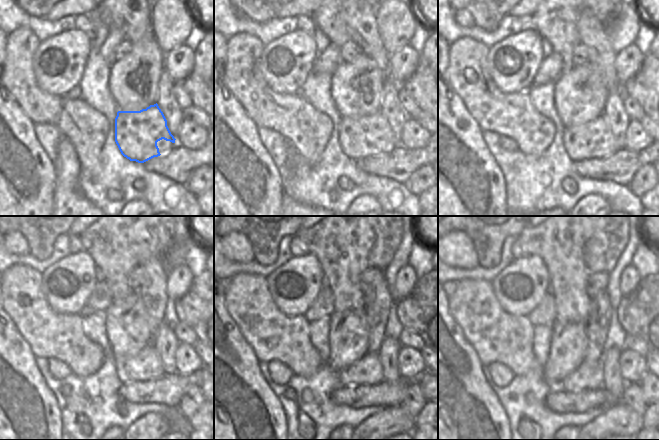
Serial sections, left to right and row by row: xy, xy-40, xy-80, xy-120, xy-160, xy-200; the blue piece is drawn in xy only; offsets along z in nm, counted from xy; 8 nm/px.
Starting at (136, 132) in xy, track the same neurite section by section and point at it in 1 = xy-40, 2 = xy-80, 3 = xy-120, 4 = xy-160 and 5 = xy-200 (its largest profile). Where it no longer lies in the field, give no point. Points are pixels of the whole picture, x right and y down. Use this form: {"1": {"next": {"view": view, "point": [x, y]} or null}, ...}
{"1": {"next": {"view": "xy-40", "point": [359, 137]}}, "2": {"next": {"view": "xy-80", "point": [577, 140]}}, "3": {"next": {"view": "xy-120", "point": [129, 368]}}, "4": {"next": {"view": "xy-160", "point": [356, 374]}}, "5": {"next": {"view": "xy-200", "point": [583, 376]}}}

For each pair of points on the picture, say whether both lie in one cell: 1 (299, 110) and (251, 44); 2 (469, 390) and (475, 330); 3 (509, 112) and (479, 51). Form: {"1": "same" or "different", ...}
{"1": "same", "2": "different", "3": "same"}

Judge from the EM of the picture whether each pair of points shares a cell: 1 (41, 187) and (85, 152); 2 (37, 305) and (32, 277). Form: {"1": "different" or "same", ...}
{"1": "different", "2": "same"}

